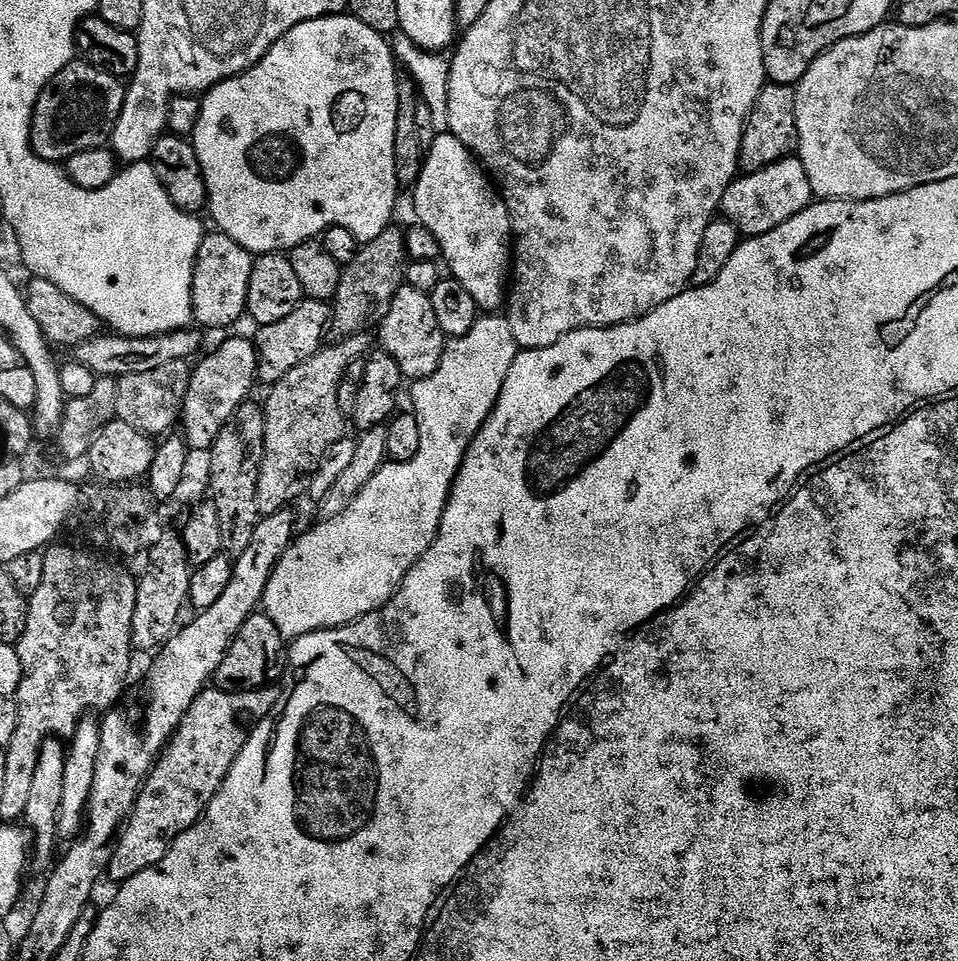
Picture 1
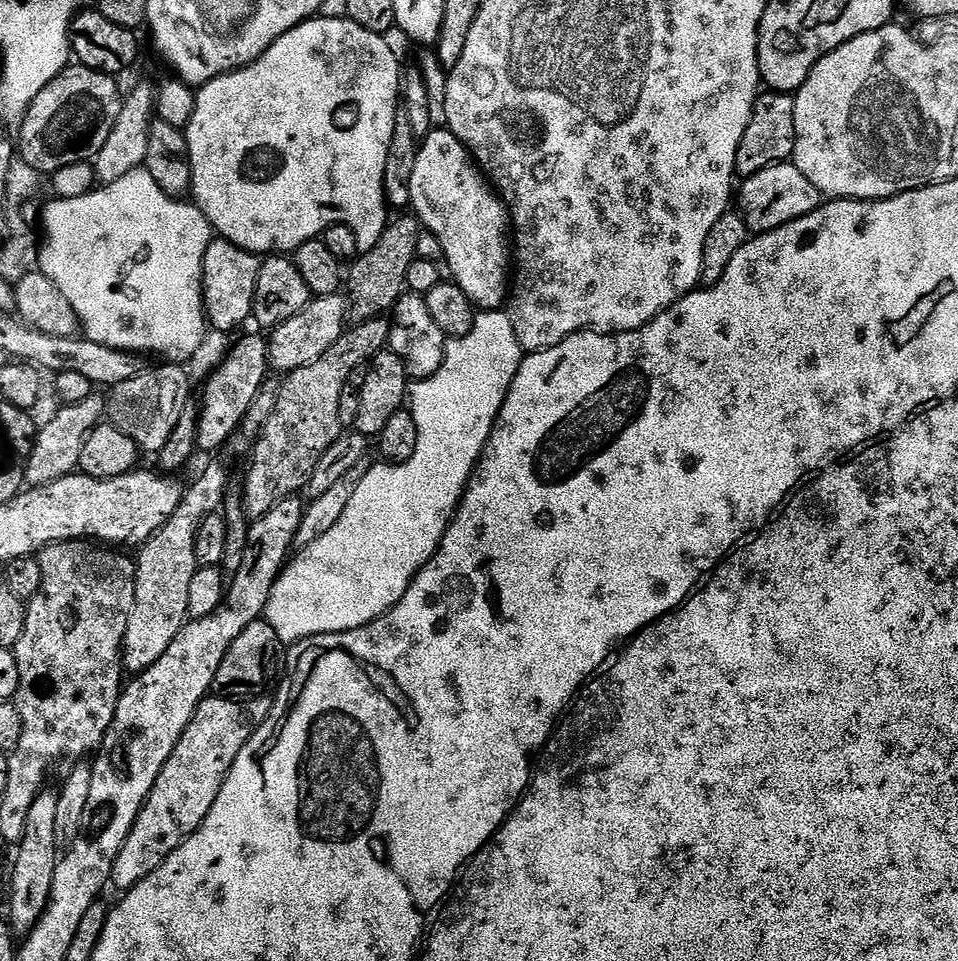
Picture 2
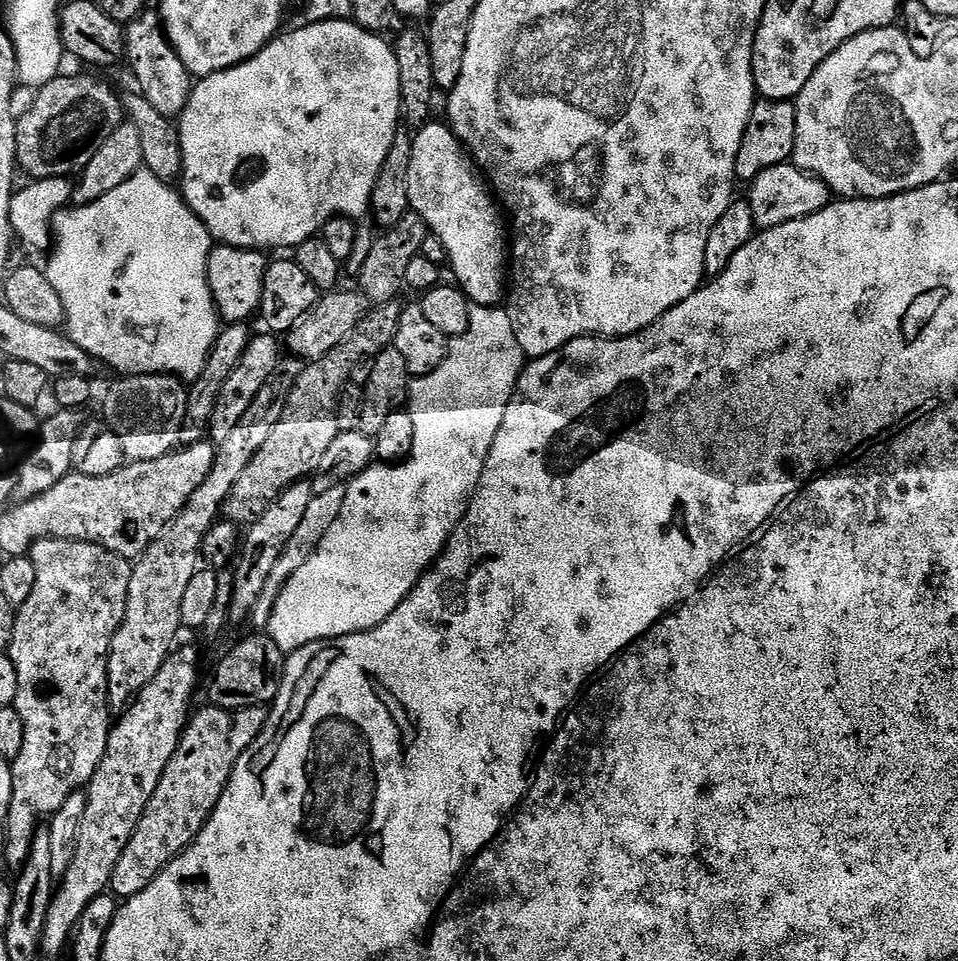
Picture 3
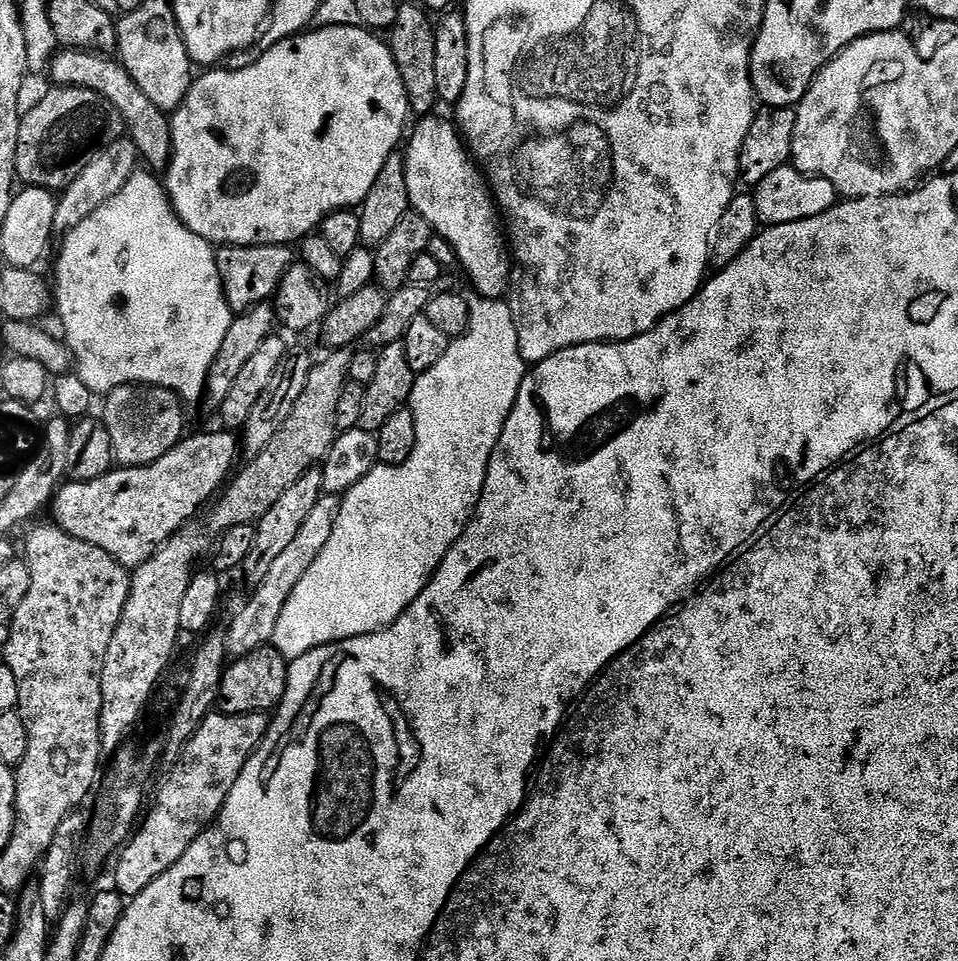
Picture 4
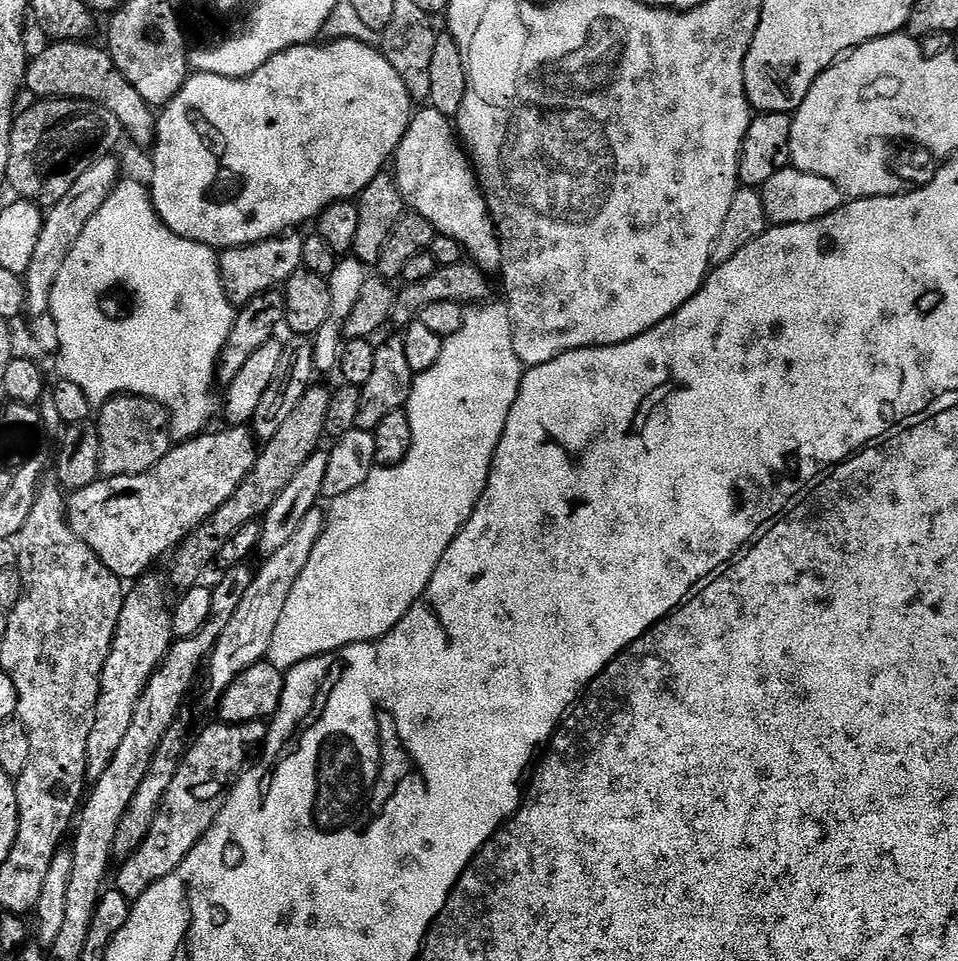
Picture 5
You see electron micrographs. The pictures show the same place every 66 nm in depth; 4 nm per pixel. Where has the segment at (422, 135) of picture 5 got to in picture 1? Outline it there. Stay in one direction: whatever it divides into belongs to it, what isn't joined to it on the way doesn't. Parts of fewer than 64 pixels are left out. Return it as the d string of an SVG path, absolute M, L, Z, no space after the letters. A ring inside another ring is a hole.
M437 135L433 145L427 148L423 161L420 177L414 186L415 219L426 225L434 238L438 238L443 263L448 263L448 268L452 271L449 272L451 279L466 286L466 291L470 293L470 298L474 298L477 308L488 314L499 313L506 304L506 293L510 288L510 261L514 256L512 219L504 197L494 187L493 181L486 175L472 151L454 135Z

